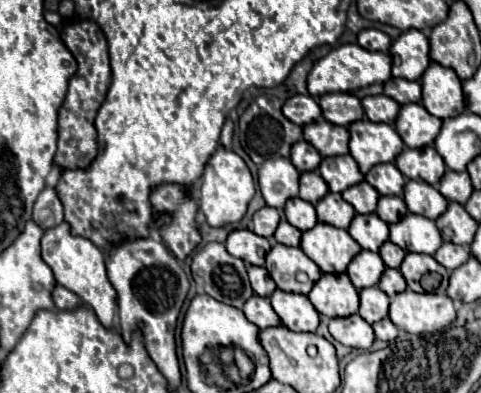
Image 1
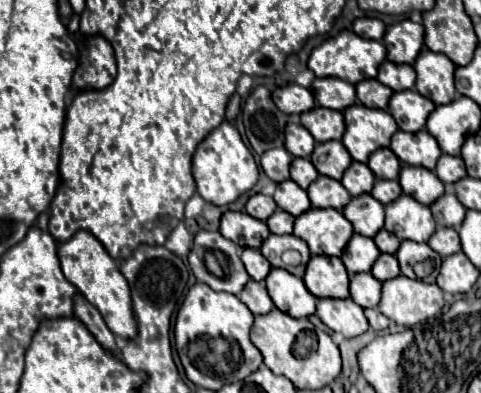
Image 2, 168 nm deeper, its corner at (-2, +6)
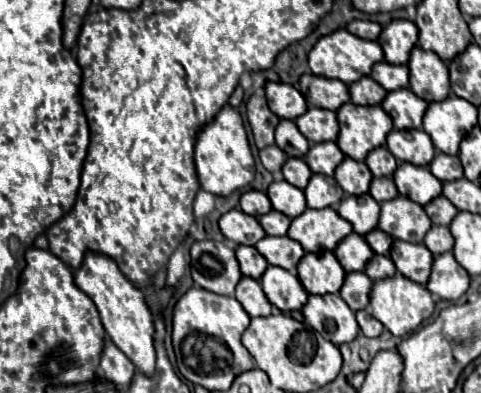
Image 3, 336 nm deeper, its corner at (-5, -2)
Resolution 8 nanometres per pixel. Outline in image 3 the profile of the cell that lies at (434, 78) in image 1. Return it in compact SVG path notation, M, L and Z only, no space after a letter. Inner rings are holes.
M415 46L409 54L407 68L409 88L425 102L445 100L449 96L449 70L435 52Z

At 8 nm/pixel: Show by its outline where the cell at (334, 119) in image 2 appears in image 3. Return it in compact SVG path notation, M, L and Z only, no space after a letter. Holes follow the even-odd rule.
M311 106L303 116L295 120L295 124L309 142L337 140L337 134L339 134L339 122L335 112L325 108Z

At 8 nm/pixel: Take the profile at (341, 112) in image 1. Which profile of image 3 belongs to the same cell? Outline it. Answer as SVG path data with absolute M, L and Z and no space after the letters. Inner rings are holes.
M303 74L299 78L299 92L305 96L309 106L339 110L345 102L349 102L347 84L335 78L323 78L315 74Z

